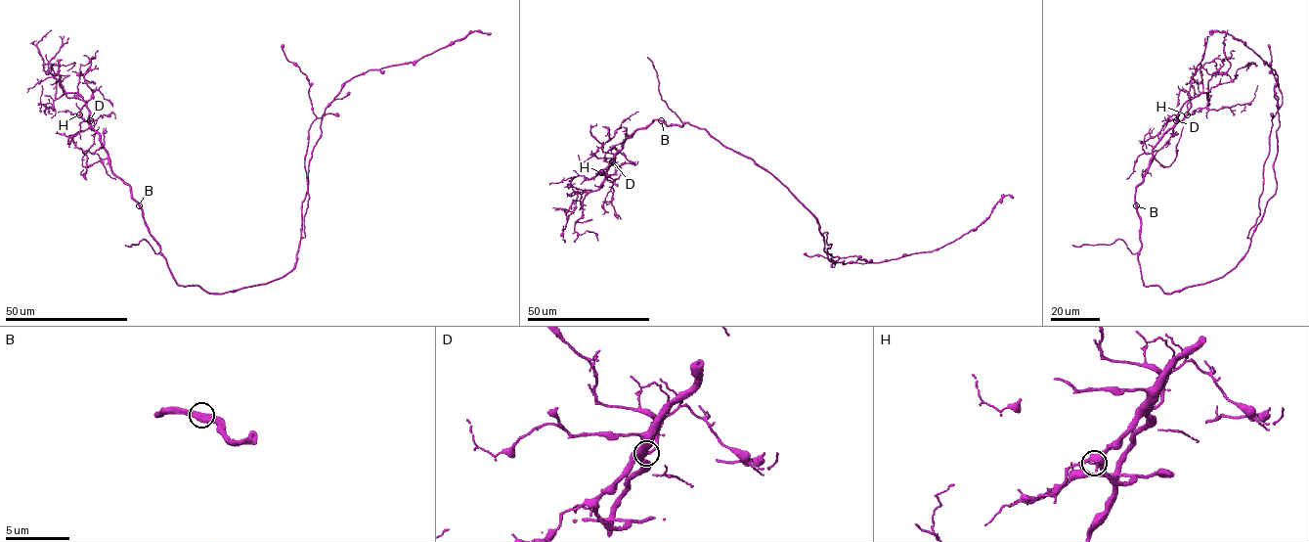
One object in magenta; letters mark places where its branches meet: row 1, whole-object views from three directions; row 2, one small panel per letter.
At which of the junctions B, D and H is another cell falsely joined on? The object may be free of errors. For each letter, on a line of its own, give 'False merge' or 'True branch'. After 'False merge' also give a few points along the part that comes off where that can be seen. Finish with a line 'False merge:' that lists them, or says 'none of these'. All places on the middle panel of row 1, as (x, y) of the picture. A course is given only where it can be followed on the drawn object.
B: True branch
D: True branch
H: True branch
False merge: none of these

